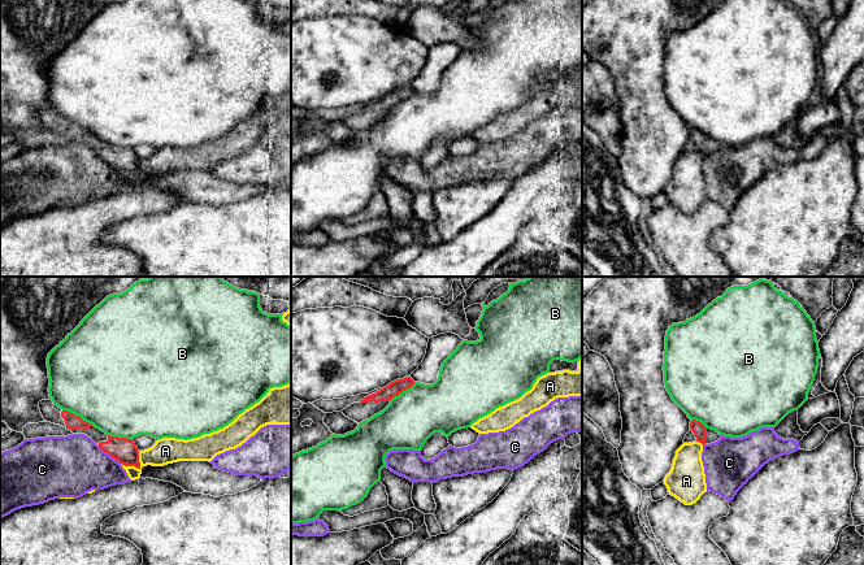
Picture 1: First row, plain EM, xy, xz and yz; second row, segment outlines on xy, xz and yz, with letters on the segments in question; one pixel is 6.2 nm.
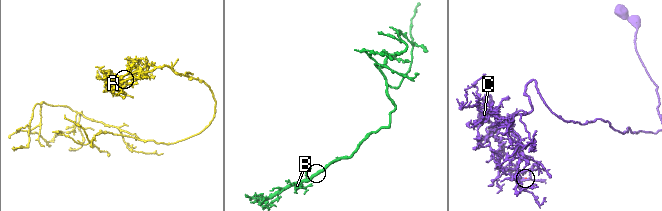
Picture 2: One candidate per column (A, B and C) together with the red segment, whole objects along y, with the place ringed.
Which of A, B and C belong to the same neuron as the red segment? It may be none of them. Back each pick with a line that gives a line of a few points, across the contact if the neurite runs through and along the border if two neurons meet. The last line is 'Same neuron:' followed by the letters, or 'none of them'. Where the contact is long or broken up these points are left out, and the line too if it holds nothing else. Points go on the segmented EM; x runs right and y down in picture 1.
Same neuron: none of them

